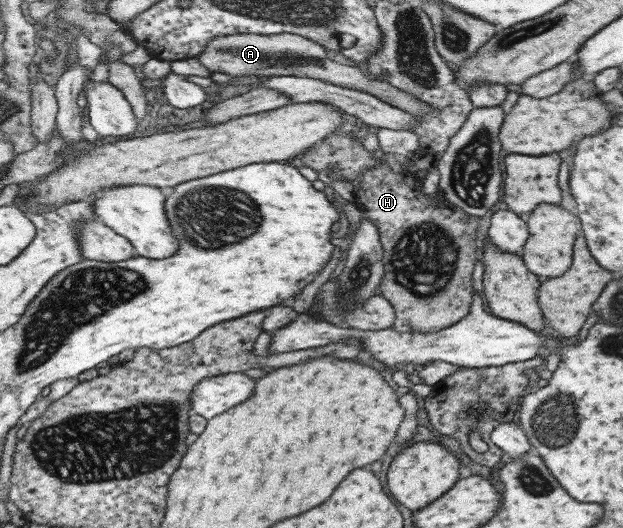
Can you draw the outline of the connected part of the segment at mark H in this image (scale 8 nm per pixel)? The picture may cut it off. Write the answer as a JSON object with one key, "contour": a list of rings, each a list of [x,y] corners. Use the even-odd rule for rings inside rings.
{"contour":[[[378,163],[363,174],[359,188],[354,191],[359,209],[380,230],[386,269],[380,294],[397,310],[397,322],[393,329],[405,333],[422,330],[432,333],[468,316],[474,296],[472,272],[478,262],[478,217],[450,205],[440,192],[424,194],[422,184],[423,180],[415,173],[394,172],[387,163]]]}

